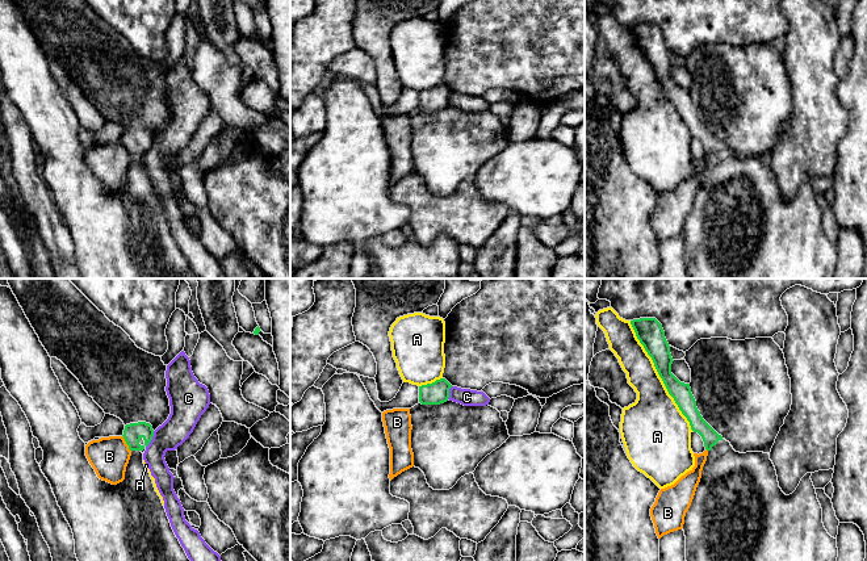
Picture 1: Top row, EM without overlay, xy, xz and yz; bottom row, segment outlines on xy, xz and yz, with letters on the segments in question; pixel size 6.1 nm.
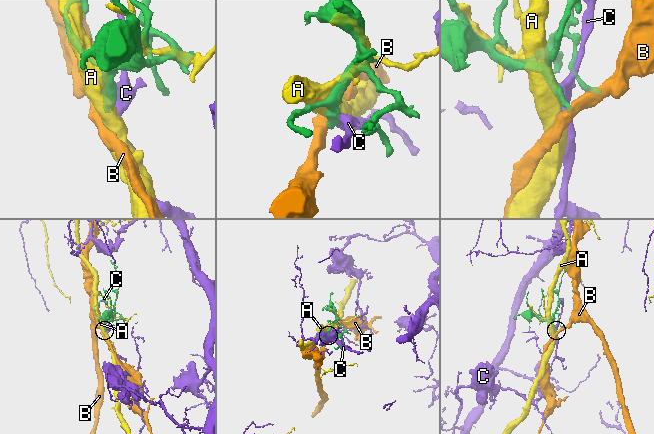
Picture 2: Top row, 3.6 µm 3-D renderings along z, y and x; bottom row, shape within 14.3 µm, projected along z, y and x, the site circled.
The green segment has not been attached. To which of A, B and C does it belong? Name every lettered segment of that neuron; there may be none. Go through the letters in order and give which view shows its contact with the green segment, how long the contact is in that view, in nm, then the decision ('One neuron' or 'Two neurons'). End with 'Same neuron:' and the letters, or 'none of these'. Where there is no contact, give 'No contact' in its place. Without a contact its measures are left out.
A: Touches green in yz. Shared border 800 nm. Two neurons
B: Touches green in xy. Shared border 120 nm. Two neurons
C: Touches green in xy. Shared border 120 nm. Two neurons
Same neuron: none of these

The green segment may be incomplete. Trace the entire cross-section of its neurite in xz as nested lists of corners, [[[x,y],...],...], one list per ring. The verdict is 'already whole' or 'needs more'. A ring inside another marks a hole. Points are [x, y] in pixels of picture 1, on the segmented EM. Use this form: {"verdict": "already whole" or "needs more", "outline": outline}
{"verdict": "already whole", "outline": [[[440,378],[432,384],[419,386],[419,402],[422,405],[440,405],[448,401],[452,385]]]}

